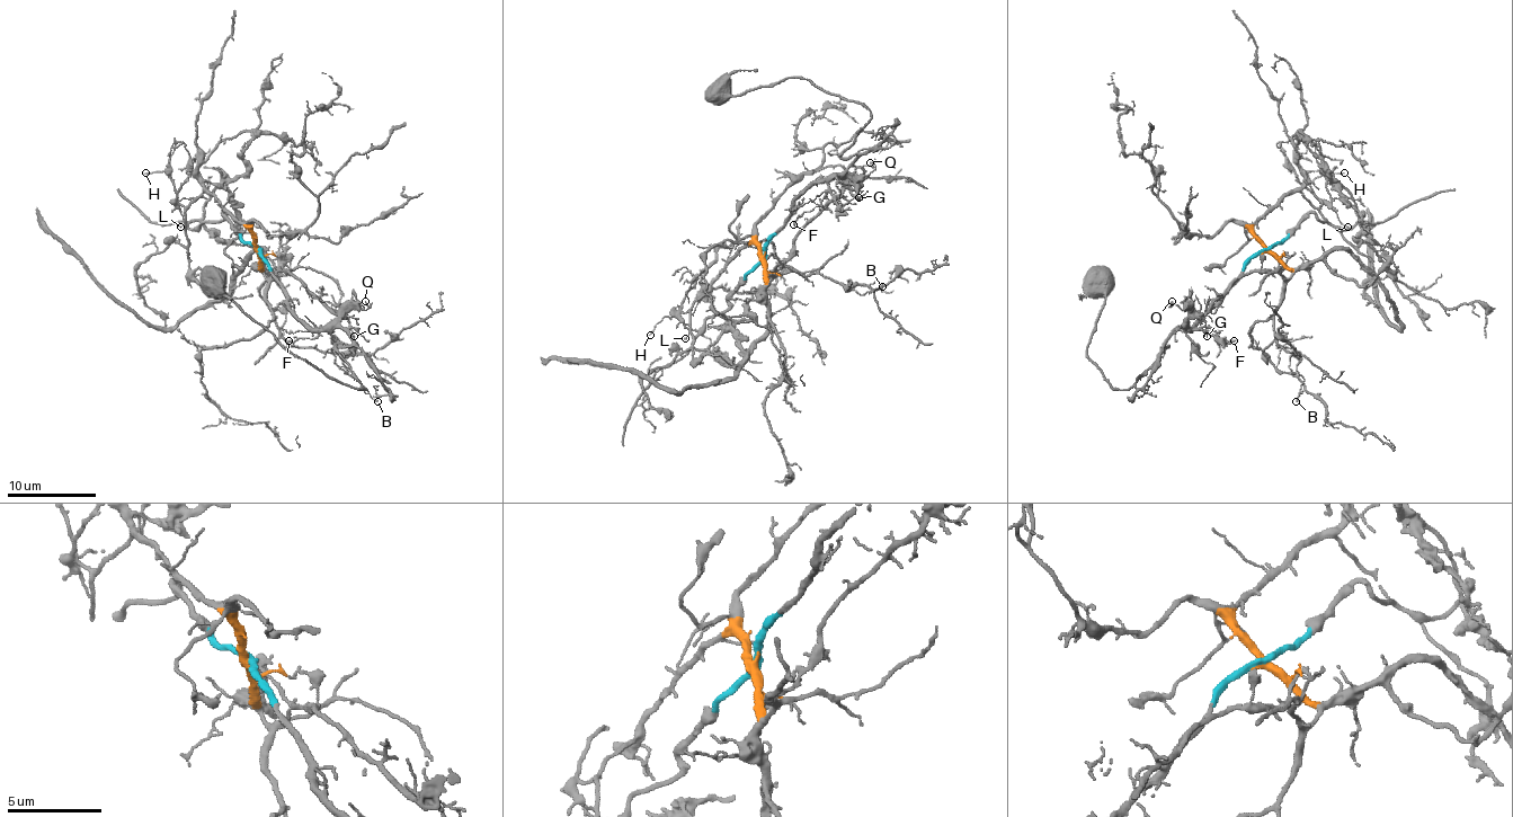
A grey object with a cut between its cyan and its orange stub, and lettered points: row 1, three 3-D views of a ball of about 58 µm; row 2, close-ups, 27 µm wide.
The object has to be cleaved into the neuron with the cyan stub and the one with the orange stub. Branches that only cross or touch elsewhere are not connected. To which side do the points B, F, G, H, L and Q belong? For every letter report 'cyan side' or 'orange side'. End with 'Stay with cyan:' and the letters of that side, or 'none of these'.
B: orange side
F: cyan side
G: cyan side
H: orange side
L: orange side
Q: cyan side
Stay with cyan: F, G, Q

